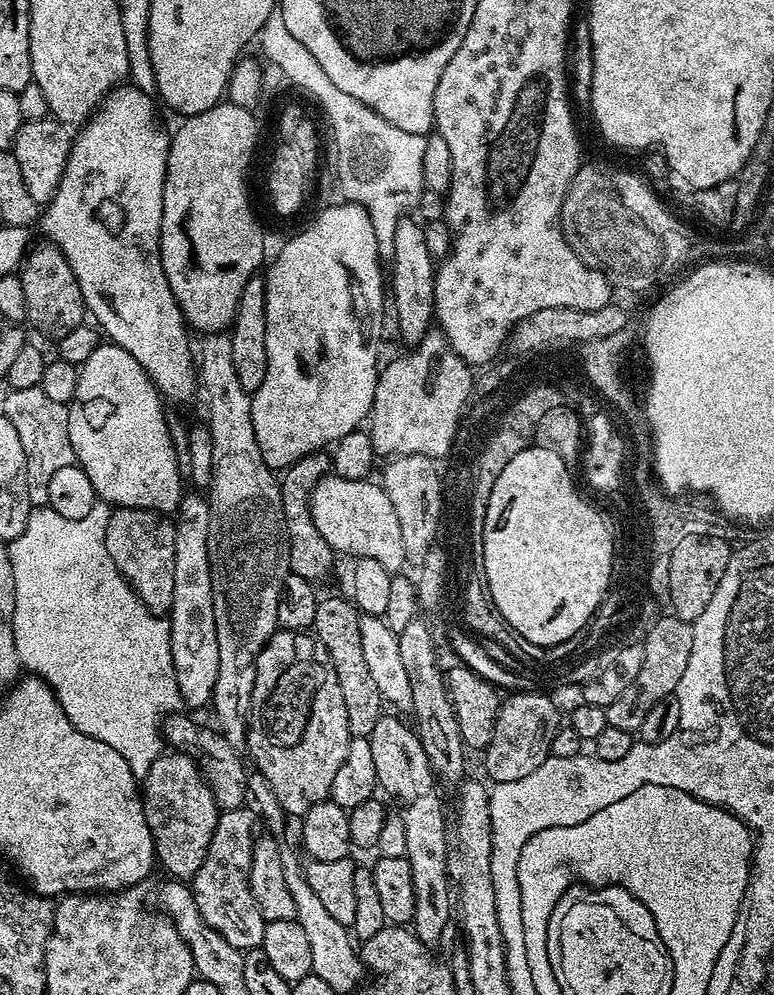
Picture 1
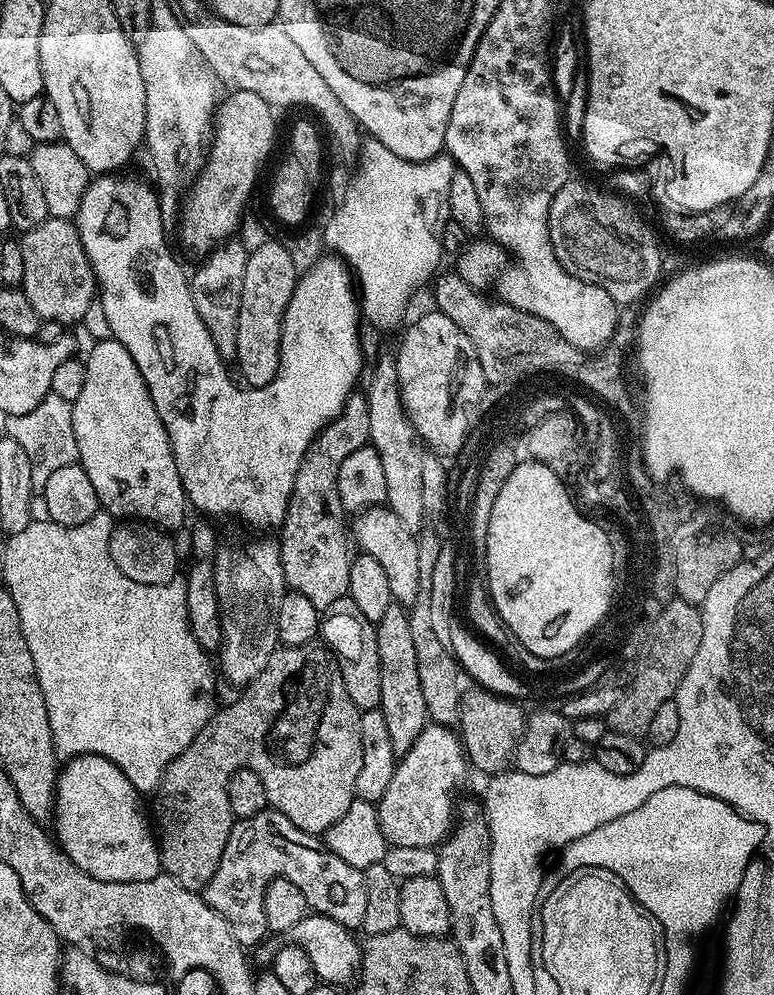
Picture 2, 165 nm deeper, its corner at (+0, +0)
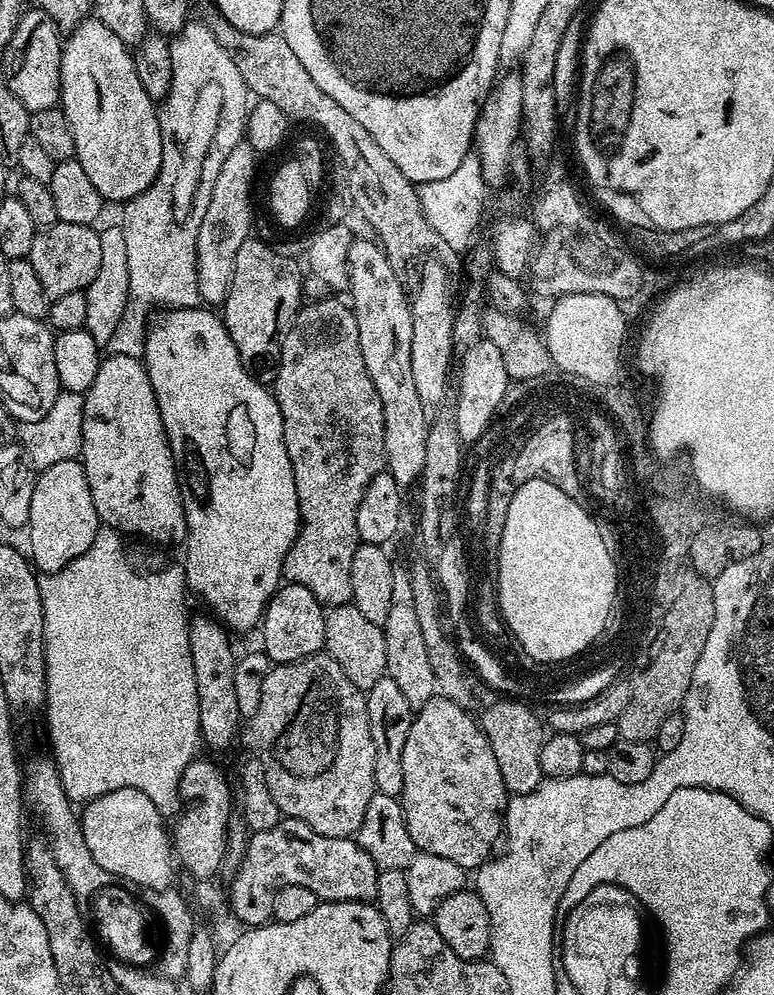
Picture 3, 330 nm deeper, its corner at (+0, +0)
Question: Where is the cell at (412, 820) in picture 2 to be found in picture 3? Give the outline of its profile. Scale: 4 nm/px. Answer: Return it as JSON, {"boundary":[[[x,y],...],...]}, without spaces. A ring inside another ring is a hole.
{"boundary":[[[439,694],[418,709],[412,717],[410,734],[406,734],[406,747],[402,749],[402,790],[398,799],[406,818],[406,830],[410,830],[417,850],[450,858],[450,862],[458,862],[466,870],[475,870],[493,855],[492,847],[496,839],[501,839],[510,794],[502,782],[502,770],[498,770],[490,742],[479,723],[468,715],[469,709],[460,708]]]}

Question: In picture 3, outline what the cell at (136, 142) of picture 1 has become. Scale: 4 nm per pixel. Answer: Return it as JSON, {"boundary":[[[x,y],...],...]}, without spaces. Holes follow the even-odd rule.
{"boundary":[[[204,306],[169,308],[161,311],[159,313],[161,316],[157,320],[155,317],[147,325],[144,334],[144,355],[142,359],[144,369],[148,371],[150,386],[154,386],[154,398],[158,402],[158,410],[162,414],[162,426],[166,430],[166,438],[170,442],[170,450],[176,463],[176,473],[180,479],[180,497],[184,503],[186,526],[188,527],[186,537],[188,549],[185,550],[184,557],[182,557],[187,591],[193,597],[196,595],[209,608],[207,611],[226,629],[233,633],[235,631],[248,632],[255,624],[257,627],[263,621],[264,607],[267,606],[282,583],[284,559],[294,542],[294,538],[300,533],[300,507],[298,506],[298,494],[294,486],[294,470],[290,462],[290,454],[286,454],[282,414],[278,410],[276,397],[242,366],[242,358],[238,358],[238,350],[226,330],[223,319],[217,313],[215,316],[212,312],[215,311]]]}

